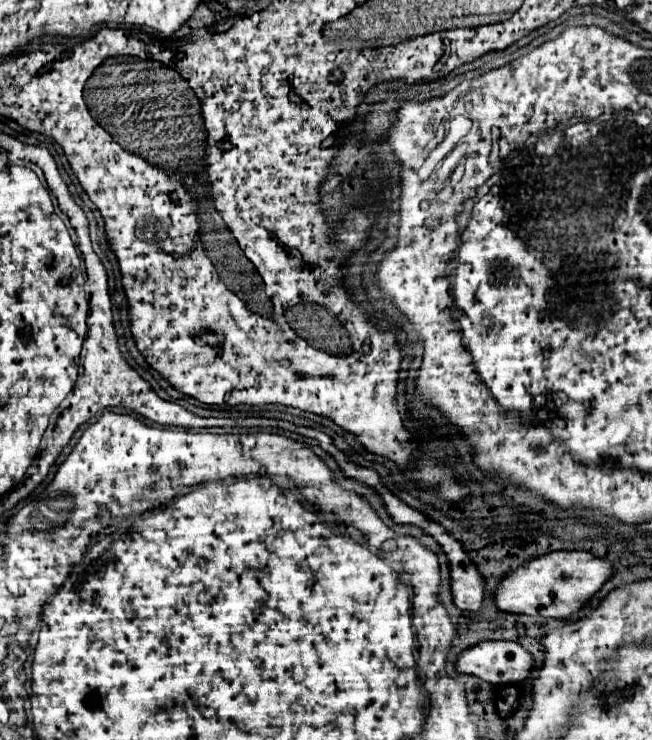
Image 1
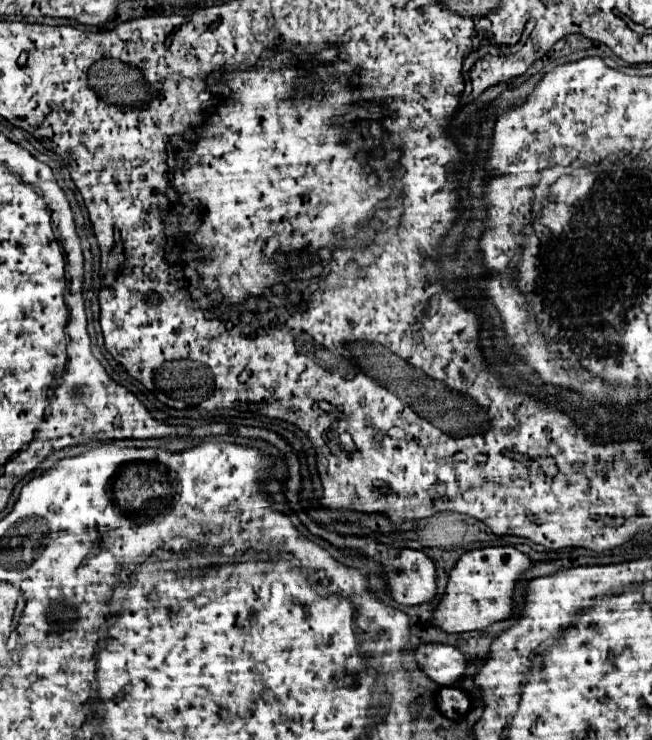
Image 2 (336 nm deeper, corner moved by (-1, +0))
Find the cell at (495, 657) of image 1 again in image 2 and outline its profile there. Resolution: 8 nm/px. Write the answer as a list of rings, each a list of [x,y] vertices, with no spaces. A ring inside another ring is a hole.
[[[423,643],[417,647],[417,663],[435,683],[453,687],[463,681],[469,659],[453,645]]]

